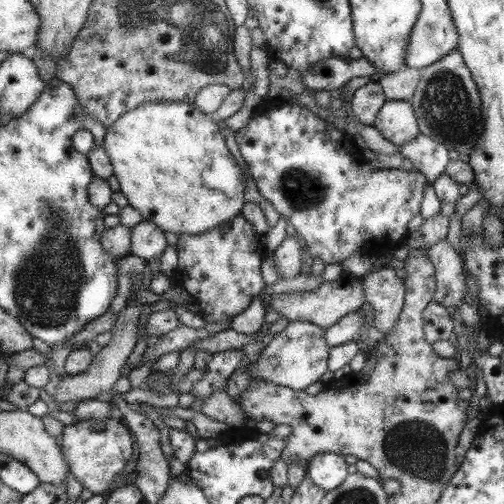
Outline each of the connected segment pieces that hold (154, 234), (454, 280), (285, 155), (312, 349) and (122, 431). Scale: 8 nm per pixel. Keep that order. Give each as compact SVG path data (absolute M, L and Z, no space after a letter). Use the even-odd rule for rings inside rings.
M139 221L131 227L131 252L137 258L147 262L159 258L165 243L164 232L149 221Z
M445 238L433 246L427 246L425 258L428 258L434 266L435 278L438 280L435 302L441 304L443 308L454 308L458 314L463 294L467 289L461 258Z
M285 104L285 106L279 106L279 108L275 108L275 110L269 108L269 112L263 112L263 114L259 114L259 116L252 114L252 117L243 128L231 135L231 142L237 149L237 155L241 158L241 161L245 162L245 168L248 168L258 193L271 203L271 206L277 210L280 216L284 216L287 219L287 222L296 230L298 238L303 240L308 254L312 258L319 256L324 266L335 263L341 264L353 250L359 250L359 248L363 248L363 246L379 246L379 244L385 246L385 244L389 244L389 242L399 242L399 240L405 236L405 224L407 224L413 216L419 214L419 202L421 202L423 190L425 190L425 186L427 186L427 179L424 177L424 174L421 174L419 171L406 171L402 168L384 170L374 168L367 163L364 157L361 155L357 156L357 152L355 152L355 148L353 148L353 144L351 144L352 140L343 140L343 132L335 130L333 124L327 124L327 122L319 120L313 112L309 112L309 109L301 104L292 104L291 106Z
M302 320L289 321L289 324L273 335L273 338L263 349L260 350L256 361L251 366L251 371L256 378L266 383L275 383L279 386L286 386L291 390L307 388L309 384L317 382L325 370L327 364L327 345L323 340L323 328L319 328L310 322Z
M119 417L79 420L73 425L67 425L61 447L69 461L70 473L93 495L108 495L112 492L119 477L133 463L133 456L136 454L131 429Z

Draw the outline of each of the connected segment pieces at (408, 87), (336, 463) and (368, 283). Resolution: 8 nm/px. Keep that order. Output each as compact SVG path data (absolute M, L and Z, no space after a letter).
M399 66L399 69L386 75L381 74L378 84L386 100L407 100L415 90L420 70Z
M335 453L314 454L307 466L307 477L314 486L321 487L326 492L338 489L347 476L343 458L343 455L337 456Z
M383 267L375 273L369 271L360 278L364 302L369 303L374 312L371 324L385 334L400 315L405 293L404 282L394 270Z

